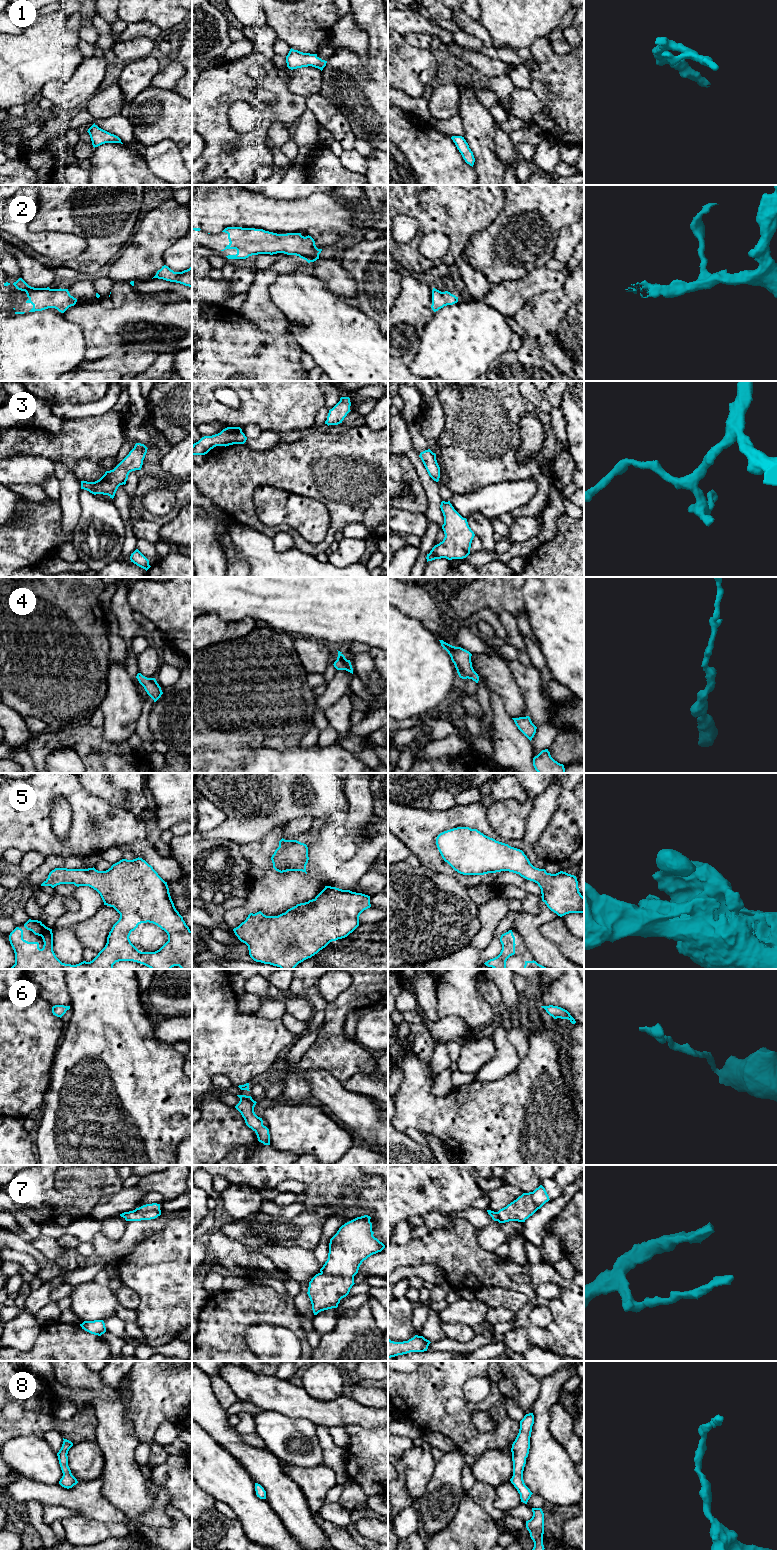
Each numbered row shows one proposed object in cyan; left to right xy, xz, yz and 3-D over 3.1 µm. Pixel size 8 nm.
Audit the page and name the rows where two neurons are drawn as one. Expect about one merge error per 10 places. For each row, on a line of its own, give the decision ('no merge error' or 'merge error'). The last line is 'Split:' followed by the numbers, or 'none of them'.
1: no merge error
2: no merge error
3: no merge error
4: no merge error
5: no merge error
6: no merge error
7: no merge error
8: no merge error
Split: none of them

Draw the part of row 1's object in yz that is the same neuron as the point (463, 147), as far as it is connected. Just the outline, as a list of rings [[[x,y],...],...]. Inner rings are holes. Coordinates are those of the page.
[[[452,136],[451,139],[455,143],[457,149],[461,153],[465,162],[473,167],[474,162],[475,162],[475,158],[474,158],[473,152],[469,148],[469,145],[466,142],[466,140],[464,139],[464,137],[462,137],[462,136]]]

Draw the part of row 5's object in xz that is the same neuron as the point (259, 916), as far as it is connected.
[[[325,886],[314,899],[297,904],[278,916],[266,916],[261,911],[250,913],[233,931],[248,946],[249,955],[254,961],[281,969],[294,969],[330,942],[352,933],[359,926],[360,914],[370,907],[368,895]]]

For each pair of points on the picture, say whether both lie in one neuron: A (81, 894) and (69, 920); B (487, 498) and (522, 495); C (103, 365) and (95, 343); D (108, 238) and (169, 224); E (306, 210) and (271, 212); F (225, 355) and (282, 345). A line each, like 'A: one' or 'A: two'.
A: one
B: one
C: two
D: two
E: one
F: one

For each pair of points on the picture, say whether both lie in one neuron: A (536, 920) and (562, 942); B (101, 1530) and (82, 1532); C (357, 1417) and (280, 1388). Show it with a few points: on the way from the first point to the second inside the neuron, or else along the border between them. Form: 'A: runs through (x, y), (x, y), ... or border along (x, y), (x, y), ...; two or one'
A: border along (559, 916), (540, 927), (540, 932), (555, 945); two
B: runs through (96, 1531), (87, 1532); one
C: runs through (338, 1412), (317, 1412), (299, 1404); one

